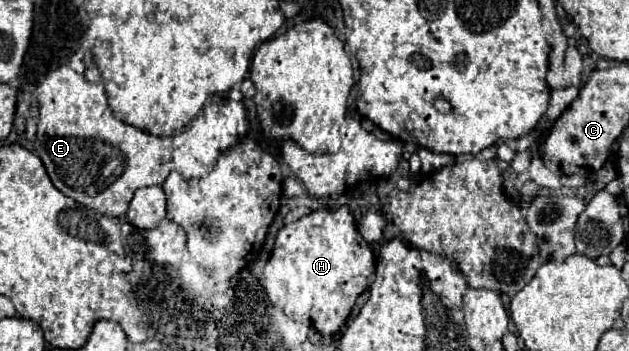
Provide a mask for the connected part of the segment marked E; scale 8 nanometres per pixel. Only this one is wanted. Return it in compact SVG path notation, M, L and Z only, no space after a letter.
M59 66L53 72L47 72L45 76L39 78L36 92L39 100L39 124L37 124L35 154L43 162L43 168L51 178L51 184L61 194L67 194L79 204L99 214L117 216L117 218L125 216L125 212L129 210L135 190L143 186L161 186L173 170L187 180L207 176L209 170L215 166L215 162L223 156L223 152L237 146L241 138L249 134L249 126L251 126L249 112L241 102L233 102L225 96L217 96L197 114L197 118L181 134L161 138L117 120L107 106L103 86L87 82L69 66Z

